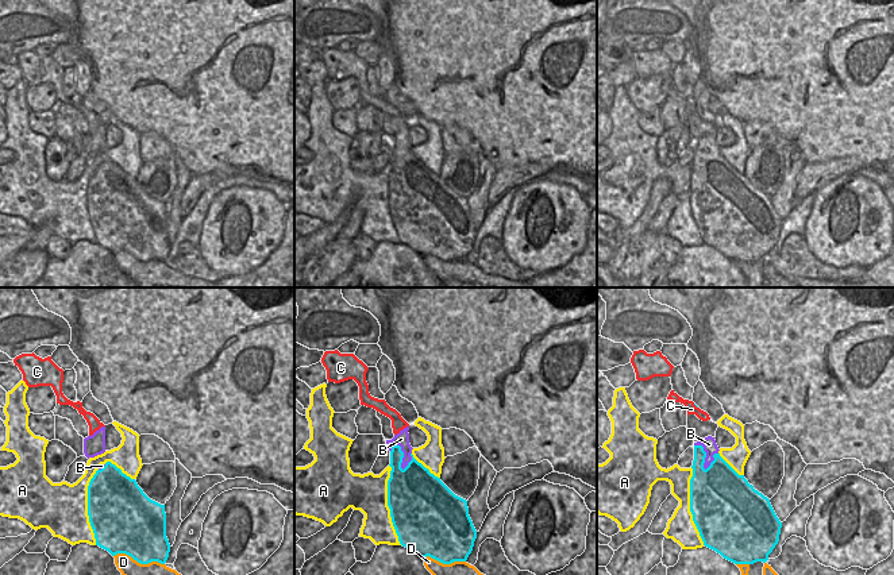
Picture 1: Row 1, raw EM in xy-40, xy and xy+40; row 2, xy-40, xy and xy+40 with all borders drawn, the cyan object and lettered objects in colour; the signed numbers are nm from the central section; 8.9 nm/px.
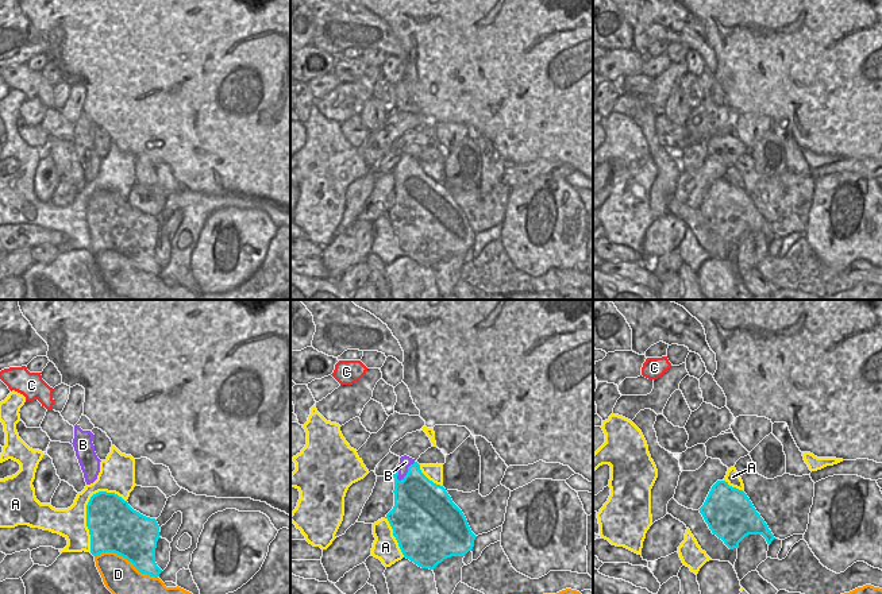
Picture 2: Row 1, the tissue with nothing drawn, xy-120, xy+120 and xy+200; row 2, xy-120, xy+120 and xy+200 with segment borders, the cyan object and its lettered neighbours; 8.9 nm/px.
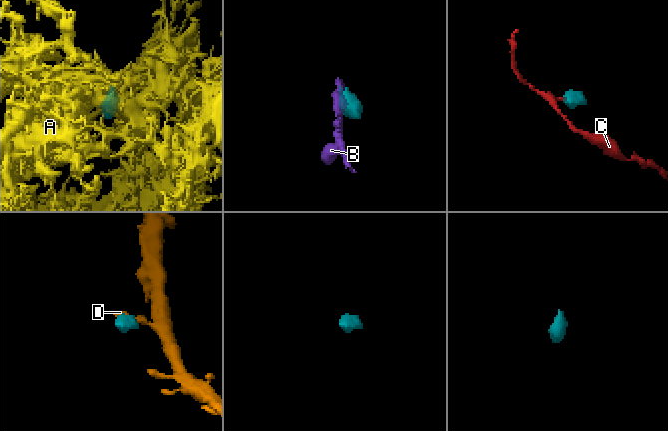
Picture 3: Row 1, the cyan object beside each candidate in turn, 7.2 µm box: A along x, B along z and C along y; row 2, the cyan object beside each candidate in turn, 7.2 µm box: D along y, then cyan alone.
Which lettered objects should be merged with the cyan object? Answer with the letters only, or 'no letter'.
C

